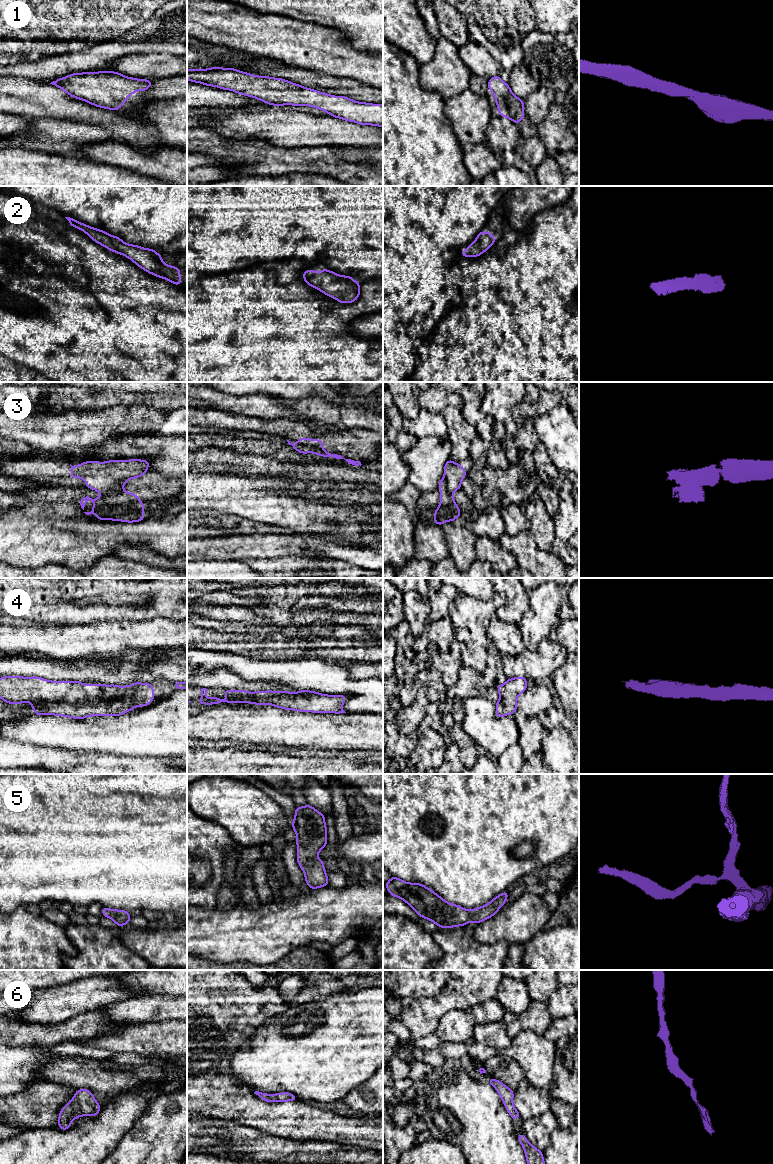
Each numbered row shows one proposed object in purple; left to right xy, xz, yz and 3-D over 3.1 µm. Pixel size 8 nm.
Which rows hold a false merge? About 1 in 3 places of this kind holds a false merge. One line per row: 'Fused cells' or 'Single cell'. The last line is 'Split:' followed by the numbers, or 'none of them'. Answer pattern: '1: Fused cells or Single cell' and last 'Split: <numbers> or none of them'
1: Single cell
2: Single cell
3: Fused cells
4: Single cell
5: Single cell
6: Single cell
Split: 3

